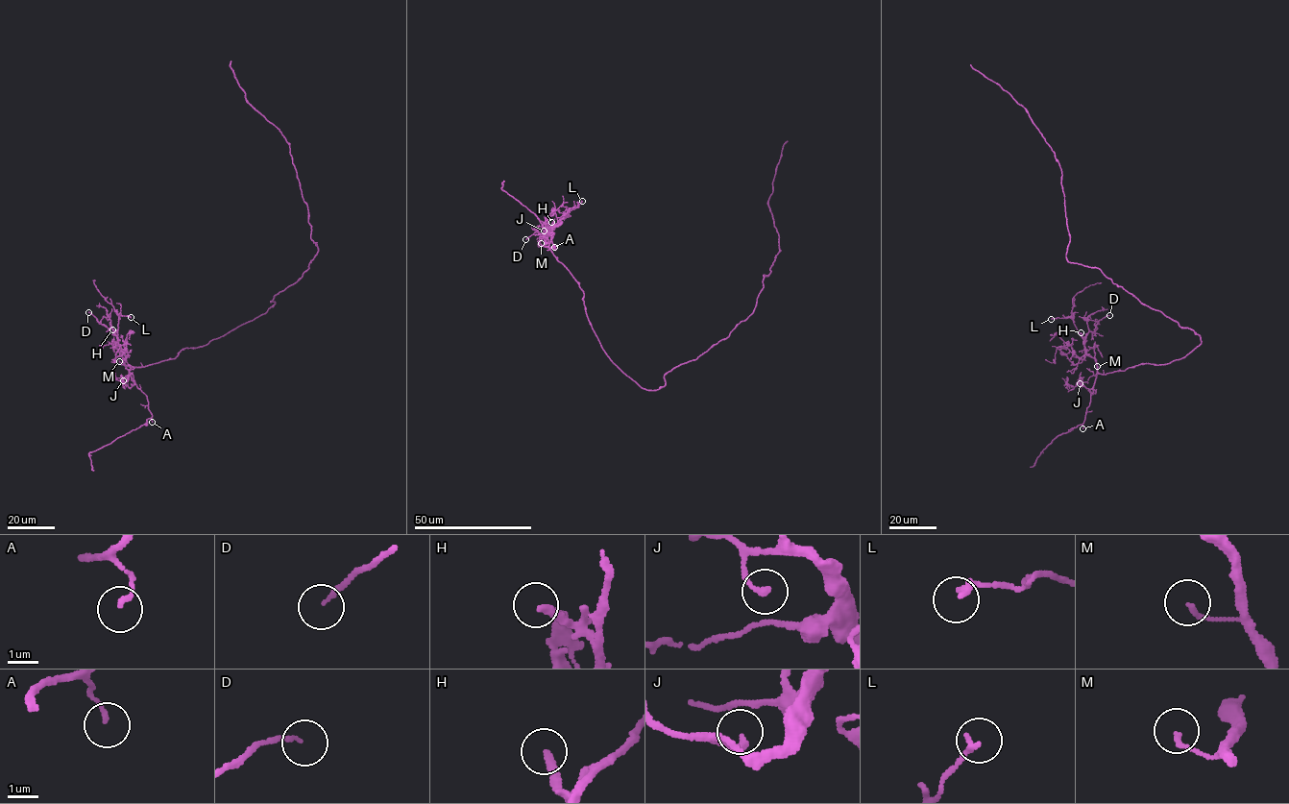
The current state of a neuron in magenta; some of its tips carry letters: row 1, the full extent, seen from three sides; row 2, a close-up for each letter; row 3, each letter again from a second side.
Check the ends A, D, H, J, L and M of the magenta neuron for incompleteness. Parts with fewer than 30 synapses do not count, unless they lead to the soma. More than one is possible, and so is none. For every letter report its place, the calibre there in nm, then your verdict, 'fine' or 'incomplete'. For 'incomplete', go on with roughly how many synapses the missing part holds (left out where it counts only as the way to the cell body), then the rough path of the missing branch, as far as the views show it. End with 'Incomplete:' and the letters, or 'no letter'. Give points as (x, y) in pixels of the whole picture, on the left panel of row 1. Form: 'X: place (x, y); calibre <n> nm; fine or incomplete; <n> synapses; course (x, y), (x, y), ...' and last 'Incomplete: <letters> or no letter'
A: place (152, 422); calibre 130 nm; fine
D: place (88, 312); calibre 140 nm; fine
H: place (112, 329); calibre 240 nm; incomplete; 100 synapses; course (112, 329), (108, 331), (105, 324), (103, 309), (107, 302), (102, 294)
J: place (123, 380); calibre 200 nm; fine
L: place (131, 317); calibre 180 nm; fine
M: place (119, 361); calibre 150 nm; fine
Incomplete: H

